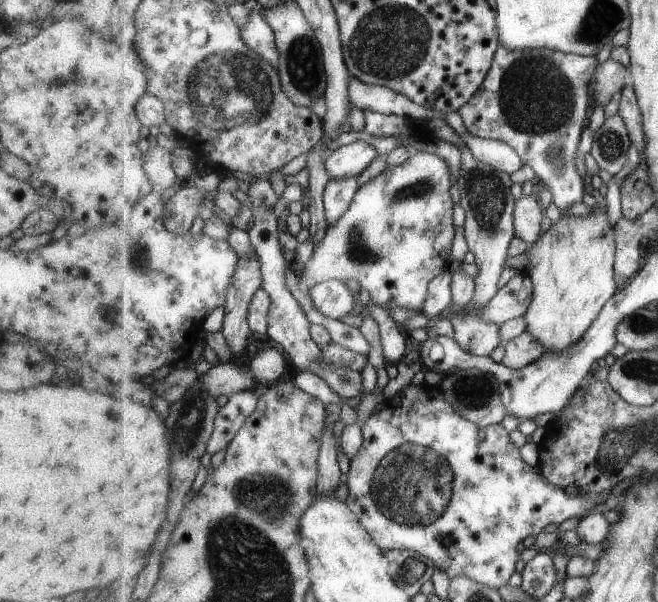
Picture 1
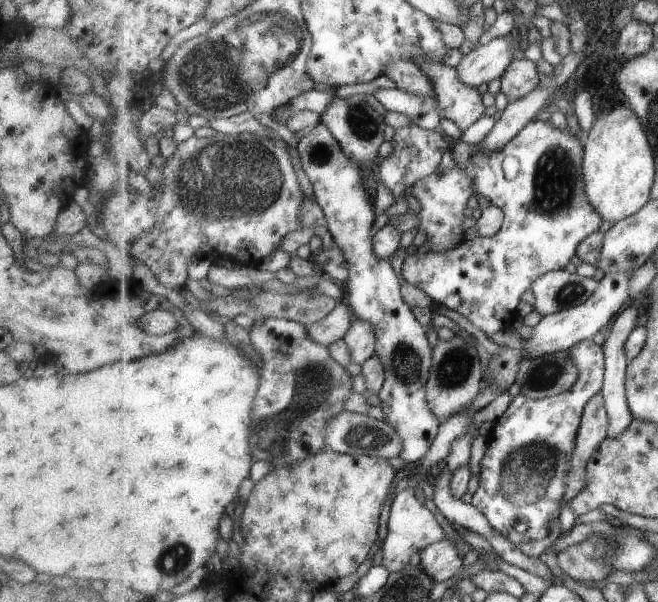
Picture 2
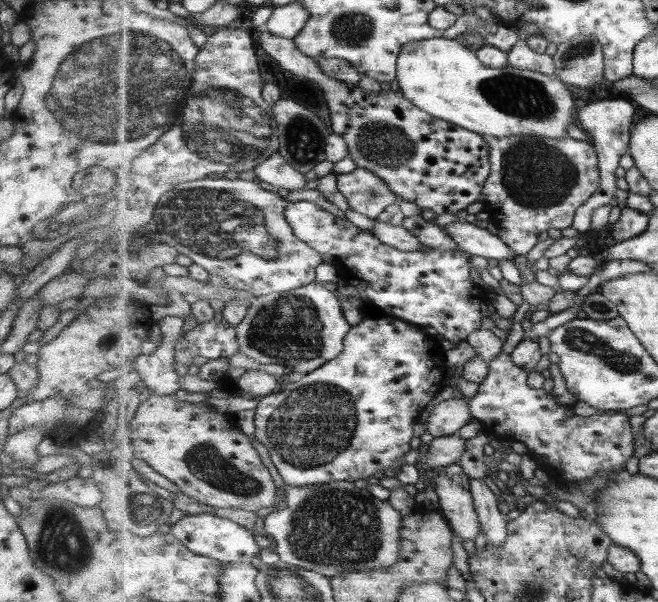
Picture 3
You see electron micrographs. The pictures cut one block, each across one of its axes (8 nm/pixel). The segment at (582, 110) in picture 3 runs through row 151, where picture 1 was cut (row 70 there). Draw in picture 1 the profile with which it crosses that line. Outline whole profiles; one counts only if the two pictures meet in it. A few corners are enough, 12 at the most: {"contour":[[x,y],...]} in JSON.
{"contour":[[610,58],[593,83],[596,105],[605,107],[630,84],[629,67]]}

